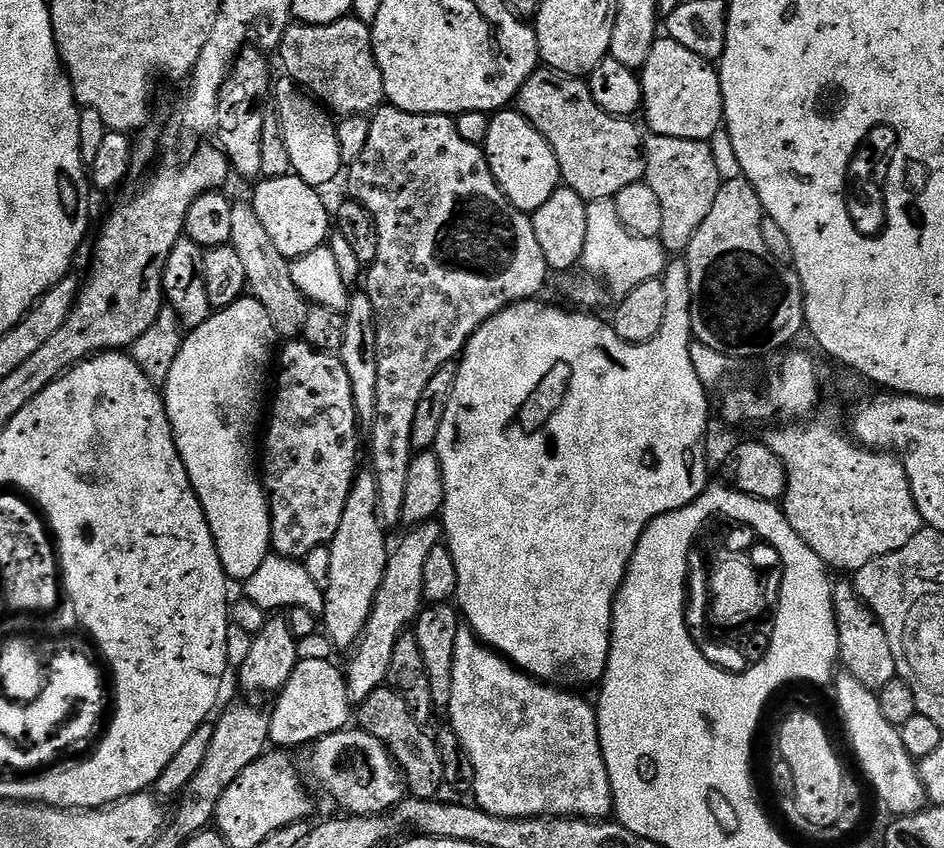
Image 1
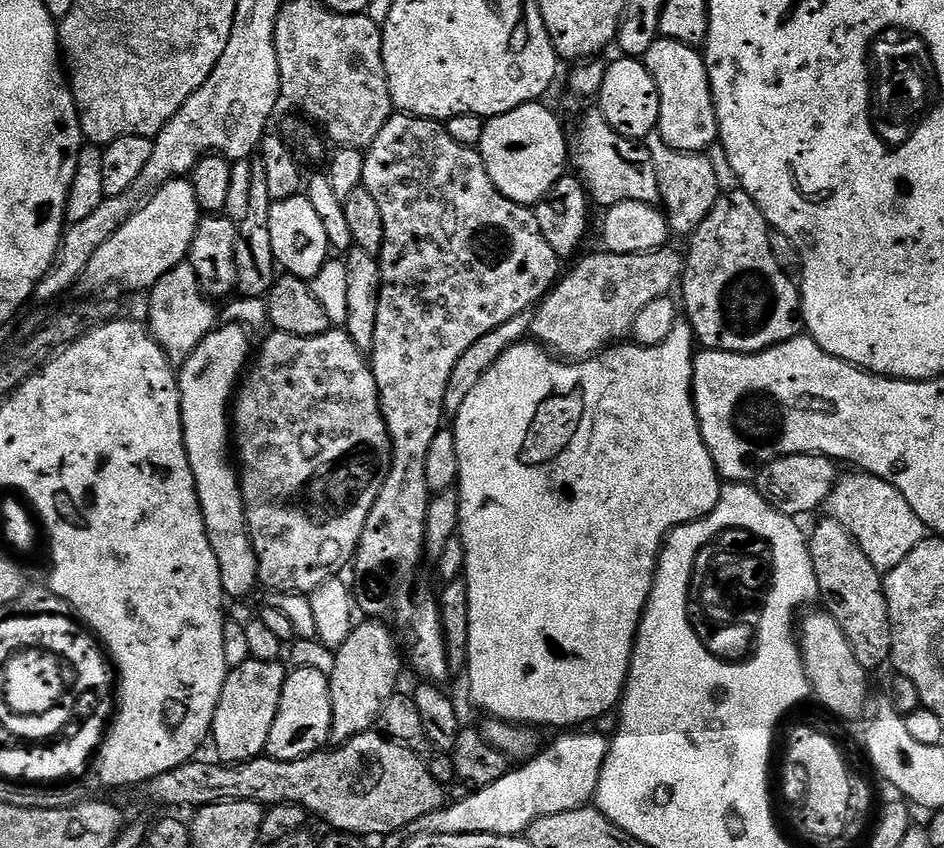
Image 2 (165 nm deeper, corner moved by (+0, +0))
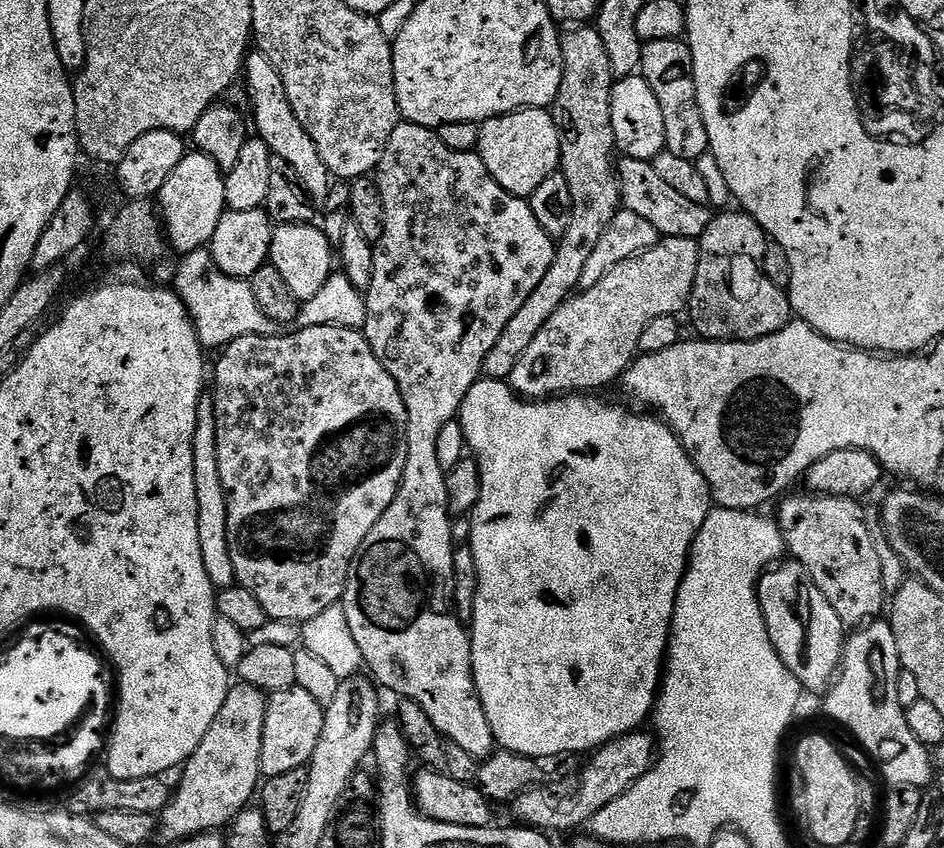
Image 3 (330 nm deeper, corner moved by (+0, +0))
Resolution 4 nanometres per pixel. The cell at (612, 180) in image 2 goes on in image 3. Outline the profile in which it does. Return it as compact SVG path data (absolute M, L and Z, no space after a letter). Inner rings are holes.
M621 159L616 165L616 175L620 178L620 202L625 212L633 212L646 218L654 230L663 238L690 238L699 241L700 236L710 226L714 212L708 204L692 202L669 185L657 173L651 162L646 160Z

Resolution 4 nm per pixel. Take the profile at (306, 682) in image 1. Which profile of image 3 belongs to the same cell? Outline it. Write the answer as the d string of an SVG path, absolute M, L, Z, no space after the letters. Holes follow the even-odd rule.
M297 687L278 690L268 696L266 722L262 726L261 777L277 776L286 774L286 770L308 767L318 747L318 738L322 738L324 709L325 705L319 704L309 692Z

